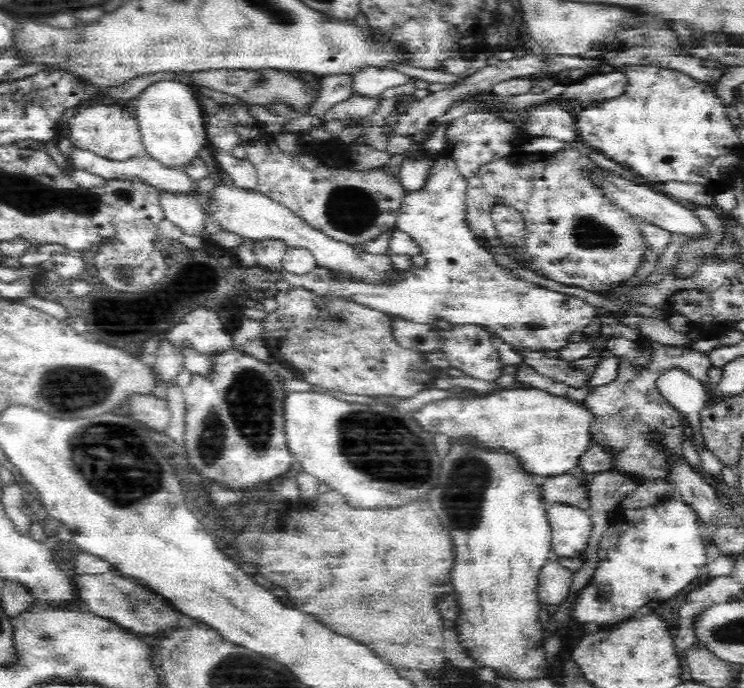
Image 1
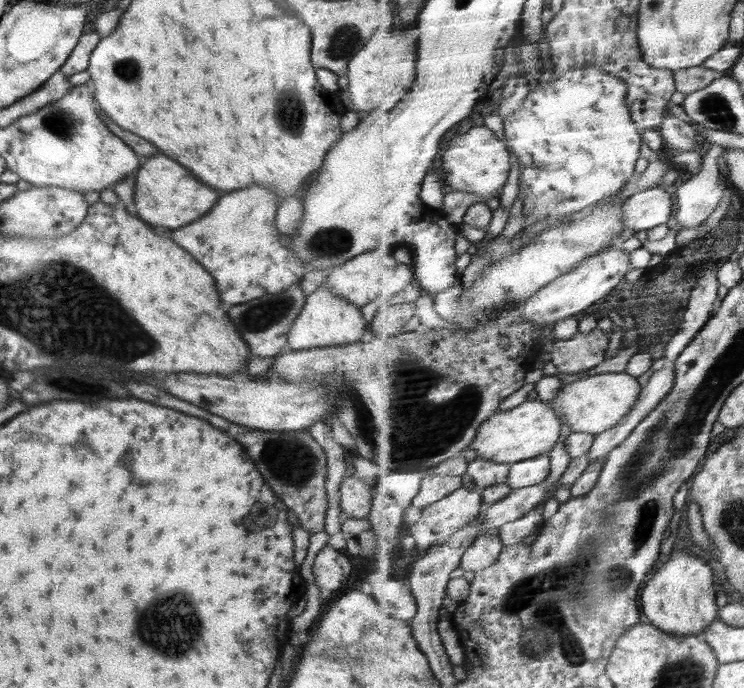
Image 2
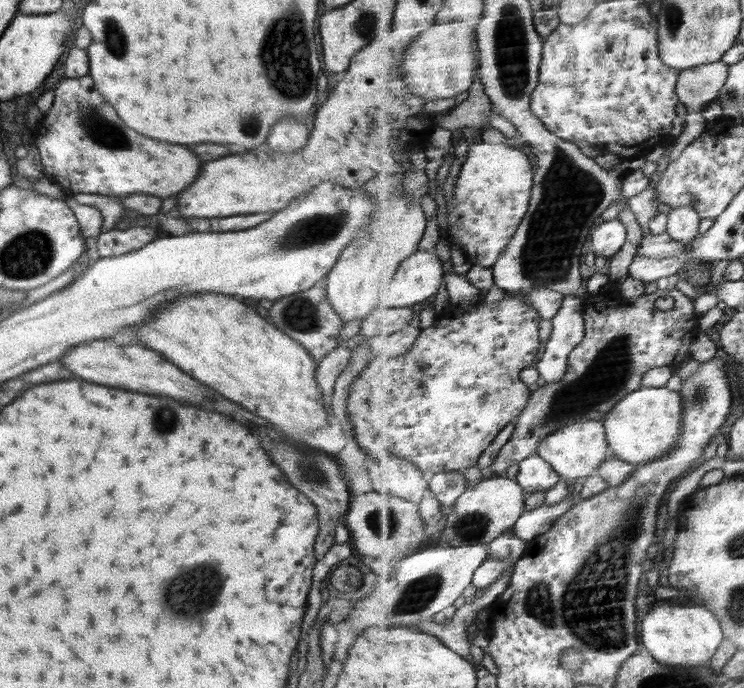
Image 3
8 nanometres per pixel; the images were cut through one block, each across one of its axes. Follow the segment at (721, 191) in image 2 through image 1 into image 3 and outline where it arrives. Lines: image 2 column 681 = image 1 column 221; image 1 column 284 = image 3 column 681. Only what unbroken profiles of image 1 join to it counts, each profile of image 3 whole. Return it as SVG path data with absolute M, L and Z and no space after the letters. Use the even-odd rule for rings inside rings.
M693 206L673 208L669 213L668 232L670 238L686 245L691 244L701 235L702 216Z

